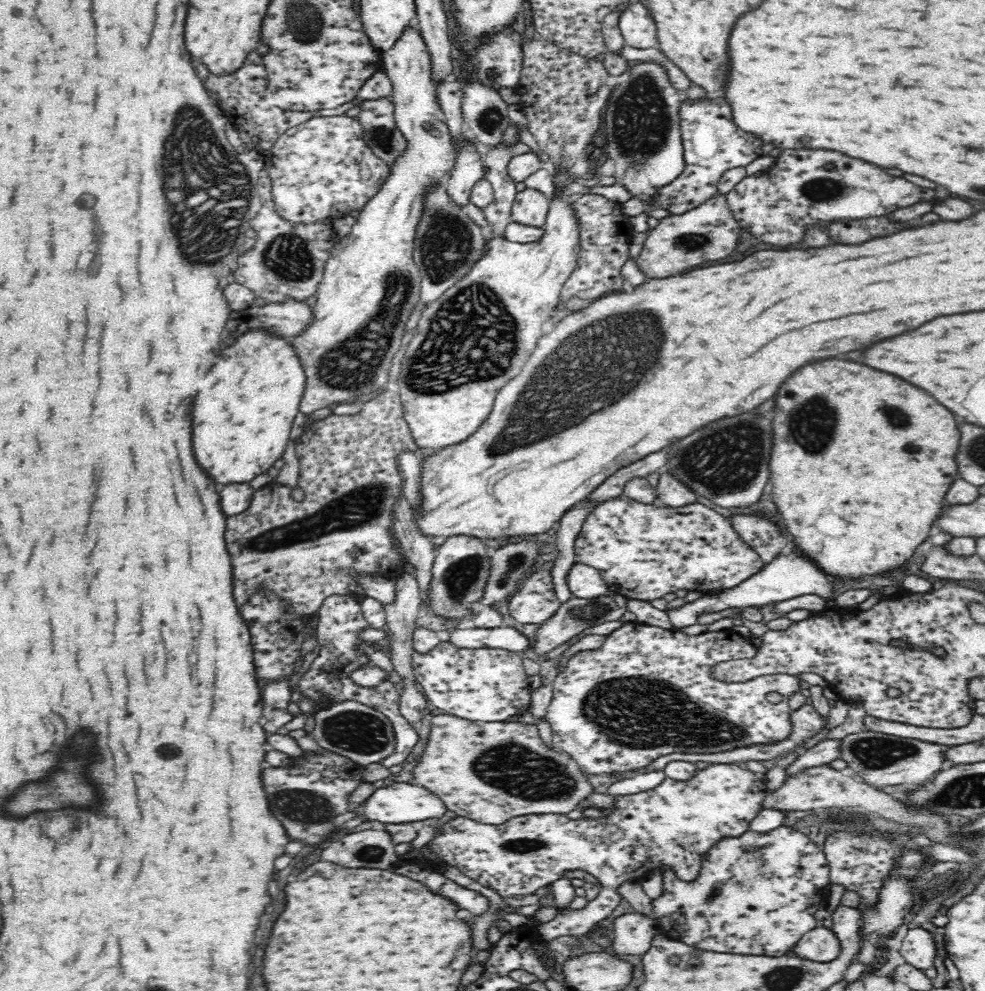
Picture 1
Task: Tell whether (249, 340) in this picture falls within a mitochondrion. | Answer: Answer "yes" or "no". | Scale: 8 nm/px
no

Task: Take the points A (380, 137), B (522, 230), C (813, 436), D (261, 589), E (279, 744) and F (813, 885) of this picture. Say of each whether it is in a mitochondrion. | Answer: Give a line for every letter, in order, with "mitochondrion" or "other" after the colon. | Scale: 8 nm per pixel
A: mitochondrion
B: other
C: mitochondrion
D: other
E: other
F: other

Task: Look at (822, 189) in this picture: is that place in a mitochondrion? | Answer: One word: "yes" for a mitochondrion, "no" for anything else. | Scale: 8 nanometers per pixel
yes

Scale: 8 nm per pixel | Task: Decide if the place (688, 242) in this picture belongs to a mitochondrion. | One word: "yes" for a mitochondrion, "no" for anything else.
yes

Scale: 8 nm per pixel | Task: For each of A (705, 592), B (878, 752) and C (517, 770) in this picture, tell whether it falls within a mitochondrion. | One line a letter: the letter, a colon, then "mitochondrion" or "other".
A: other
B: mitochondrion
C: mitochondrion

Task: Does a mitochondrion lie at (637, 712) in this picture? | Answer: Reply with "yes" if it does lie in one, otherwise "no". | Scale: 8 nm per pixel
yes

